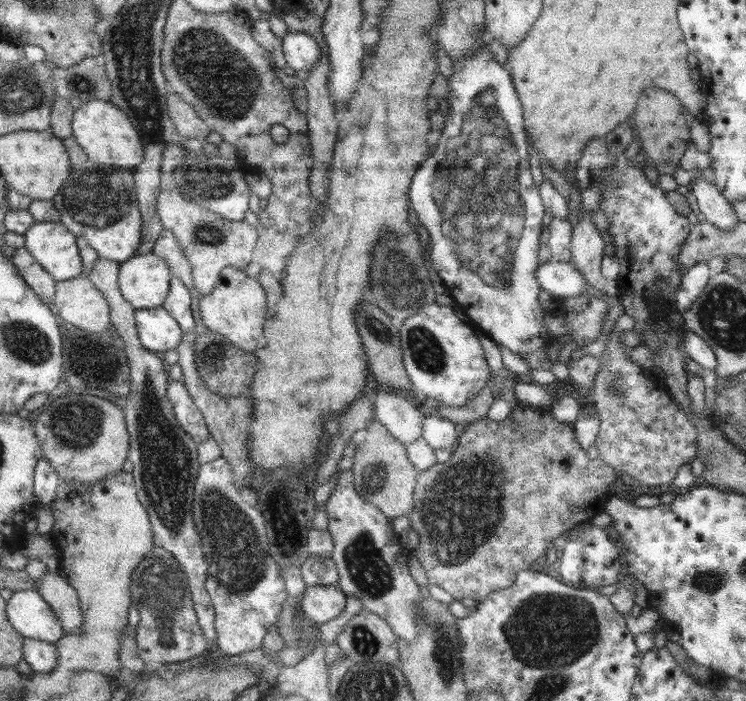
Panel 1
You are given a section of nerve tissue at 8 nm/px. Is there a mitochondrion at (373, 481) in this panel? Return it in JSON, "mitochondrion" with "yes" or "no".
{"mitochondrion":"yes"}

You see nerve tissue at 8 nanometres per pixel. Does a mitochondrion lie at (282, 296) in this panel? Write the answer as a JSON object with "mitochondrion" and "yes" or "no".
{"mitochondrion":"no"}

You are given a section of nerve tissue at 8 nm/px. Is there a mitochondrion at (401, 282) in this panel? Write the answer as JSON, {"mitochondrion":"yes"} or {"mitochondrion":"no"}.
{"mitochondrion":"yes"}

